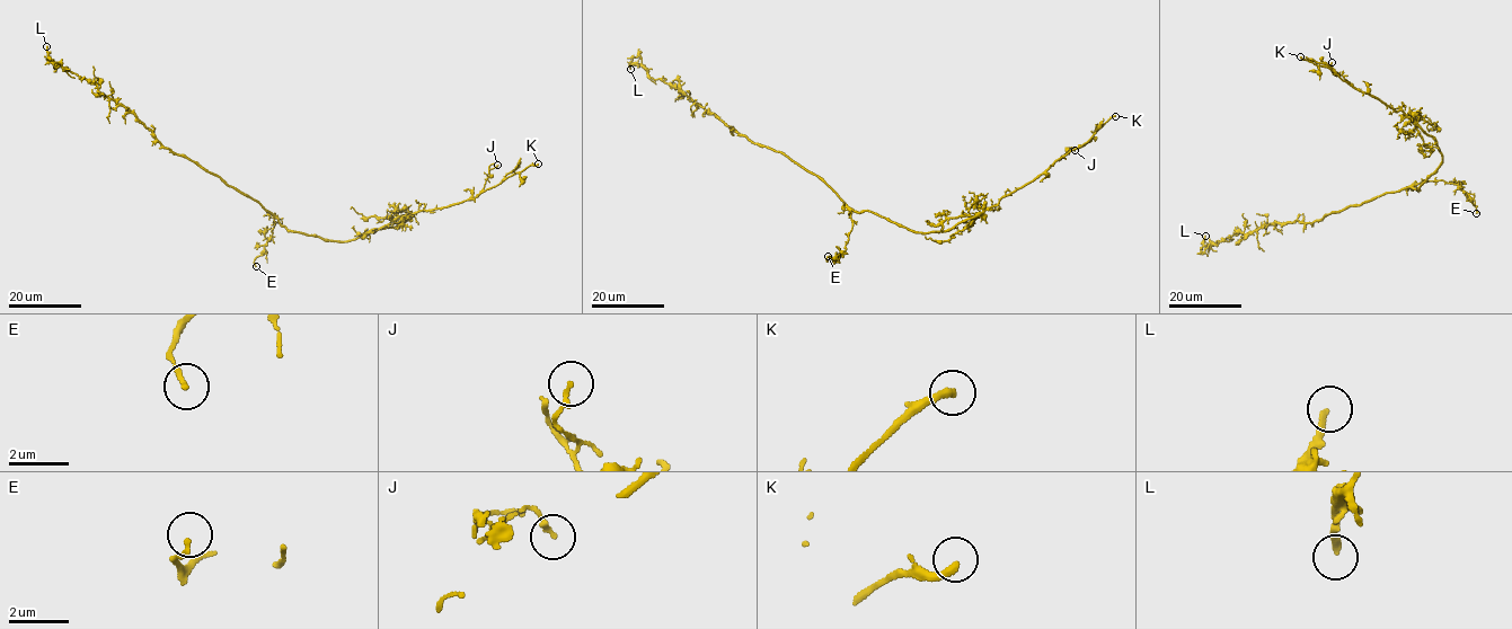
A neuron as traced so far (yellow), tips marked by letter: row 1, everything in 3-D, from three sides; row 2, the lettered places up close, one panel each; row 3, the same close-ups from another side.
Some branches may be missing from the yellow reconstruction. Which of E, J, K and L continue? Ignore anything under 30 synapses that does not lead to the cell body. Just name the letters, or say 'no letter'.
K

